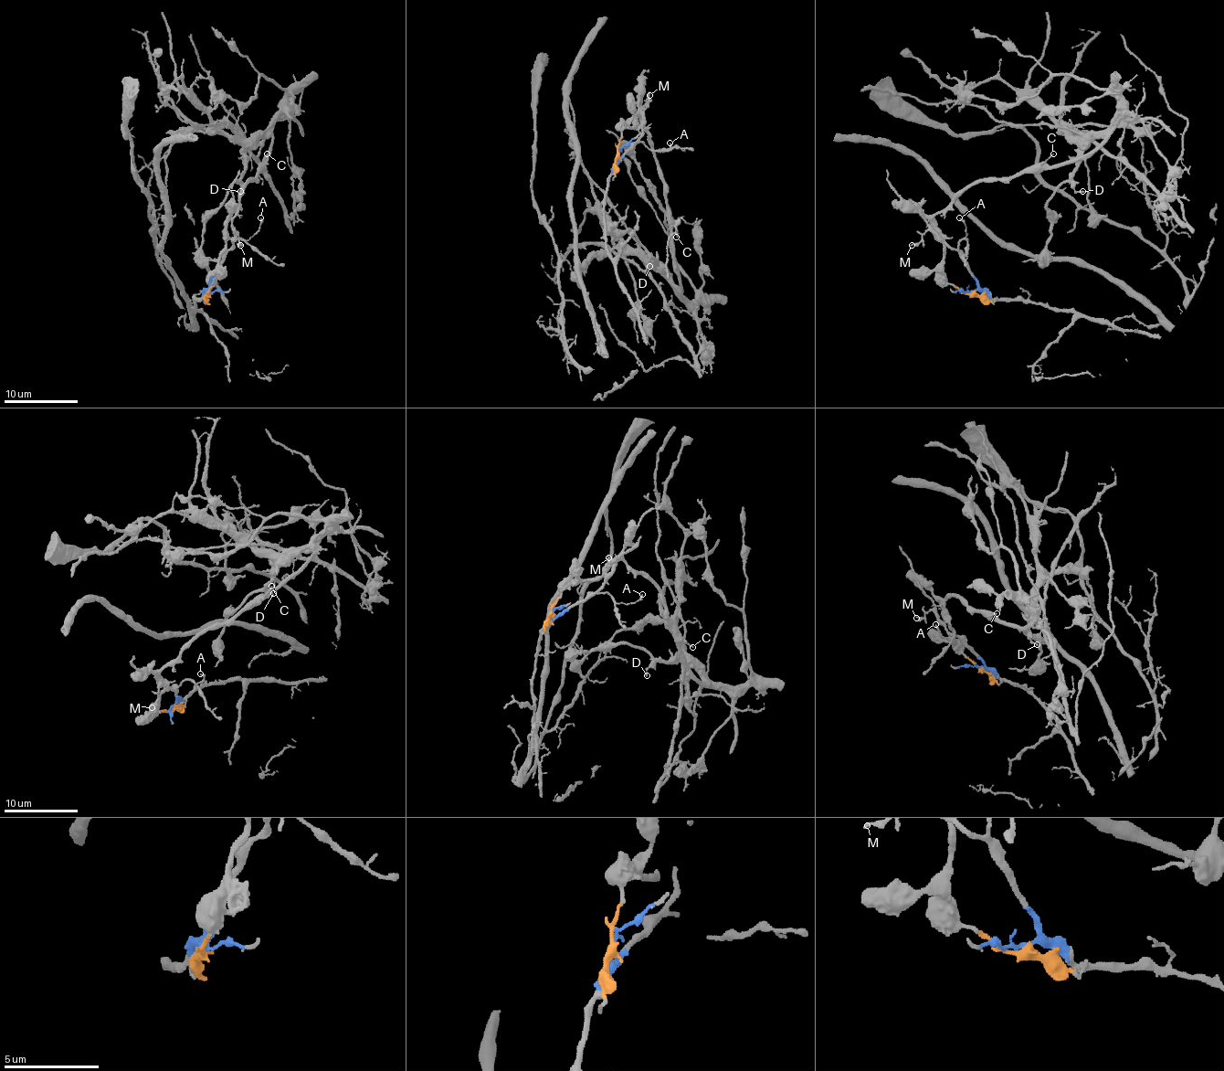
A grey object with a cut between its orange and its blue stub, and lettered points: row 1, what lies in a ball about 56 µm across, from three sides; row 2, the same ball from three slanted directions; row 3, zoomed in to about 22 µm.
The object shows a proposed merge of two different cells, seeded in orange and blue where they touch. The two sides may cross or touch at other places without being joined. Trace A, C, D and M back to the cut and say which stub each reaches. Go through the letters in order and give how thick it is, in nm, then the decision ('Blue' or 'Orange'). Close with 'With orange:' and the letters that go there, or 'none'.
A: Thickness 180 nm. Blue
C: Thickness 110 nm. Orange
D: Thickness 160 nm. Orange
M: Thickness 280 nm. Blue
With orange: C, D

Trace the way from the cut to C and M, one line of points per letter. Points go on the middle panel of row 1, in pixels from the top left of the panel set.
C: (617, 155), (617, 146), (624, 130), (633, 128), (638, 118), (656, 157), (669, 215), (678, 233), (676, 237)
M: (617, 153), (620, 161), (637, 141), (650, 94)

